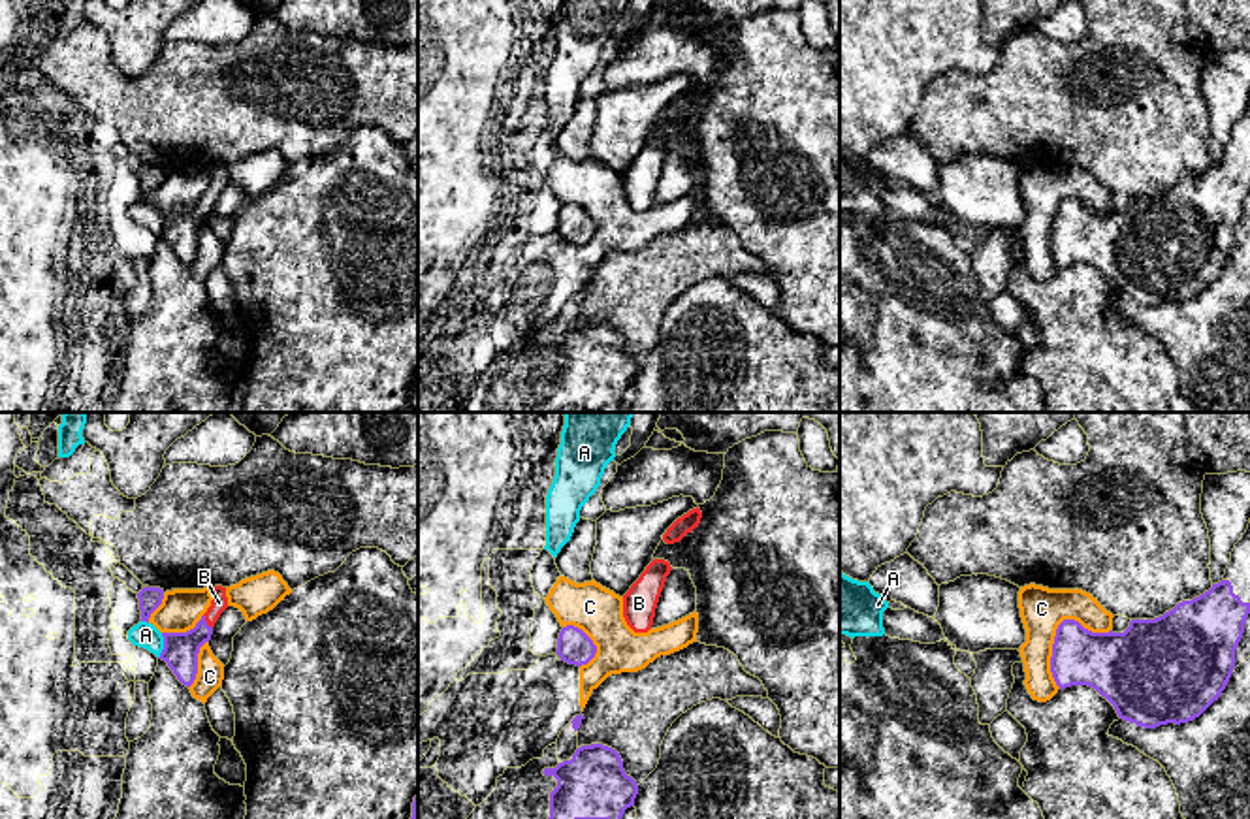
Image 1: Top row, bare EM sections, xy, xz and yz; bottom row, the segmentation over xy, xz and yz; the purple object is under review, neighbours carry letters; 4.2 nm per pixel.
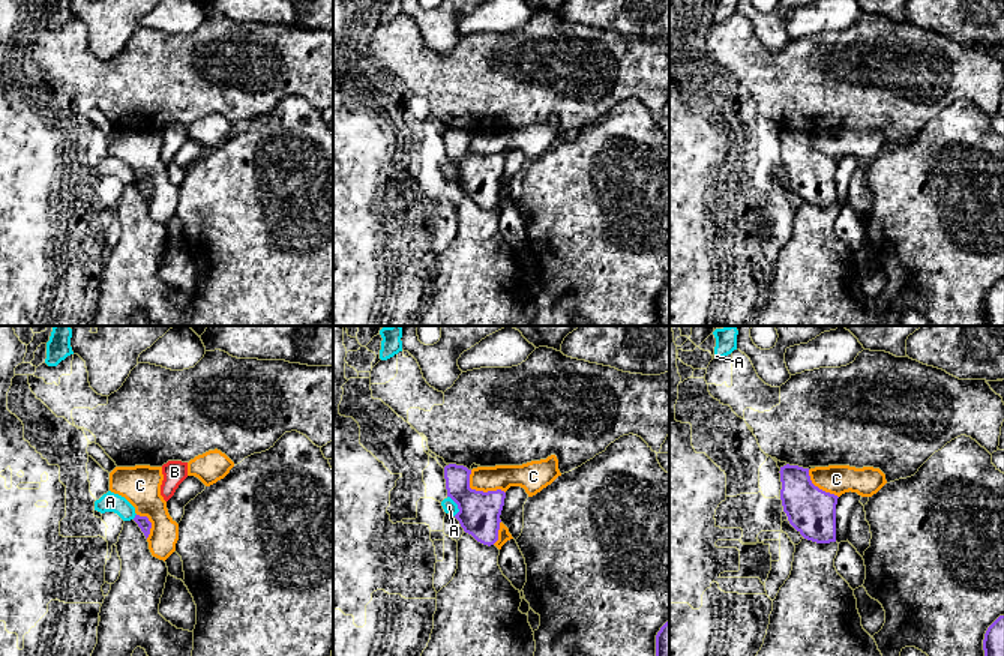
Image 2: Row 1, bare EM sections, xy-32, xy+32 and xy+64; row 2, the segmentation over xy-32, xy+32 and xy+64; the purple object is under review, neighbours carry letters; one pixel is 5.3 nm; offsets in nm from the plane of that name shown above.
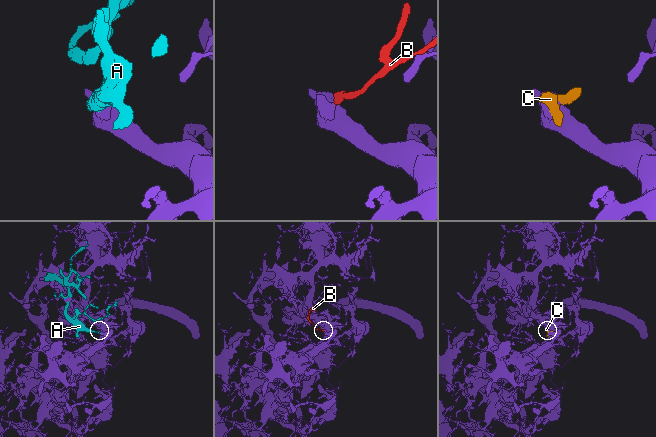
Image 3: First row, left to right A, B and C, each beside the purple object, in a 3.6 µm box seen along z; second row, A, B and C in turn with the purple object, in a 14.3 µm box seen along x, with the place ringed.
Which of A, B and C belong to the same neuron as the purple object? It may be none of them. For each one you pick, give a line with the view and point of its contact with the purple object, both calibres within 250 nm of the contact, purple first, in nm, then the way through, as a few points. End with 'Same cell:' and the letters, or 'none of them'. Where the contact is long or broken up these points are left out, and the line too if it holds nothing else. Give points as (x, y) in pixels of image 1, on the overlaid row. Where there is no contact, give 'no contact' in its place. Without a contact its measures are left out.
B: meets purple in xy at (206, 622); 150 nm thick on the purple side, 70 nm on the other; runs through xy (181, 650), (206, 622), (219, 603)
Same cell: B

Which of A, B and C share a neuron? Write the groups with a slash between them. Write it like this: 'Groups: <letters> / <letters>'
Groups: A C / B

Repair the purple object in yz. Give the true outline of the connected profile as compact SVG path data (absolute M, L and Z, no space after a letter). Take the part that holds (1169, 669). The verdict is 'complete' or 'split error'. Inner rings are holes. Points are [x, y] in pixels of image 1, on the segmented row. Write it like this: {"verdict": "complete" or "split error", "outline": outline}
{"verdict": "split error", "outline": "M1250 523L1231 552L1224 580L1203 595L1178 602L1154 619L1131 619L1124 633L1092 633L1064 619L1054 636L1050 672L1060 689L1088 685L1105 697L1118 717L1156 729L1199 717L1226 689L1235 650L1250 614Z"}

